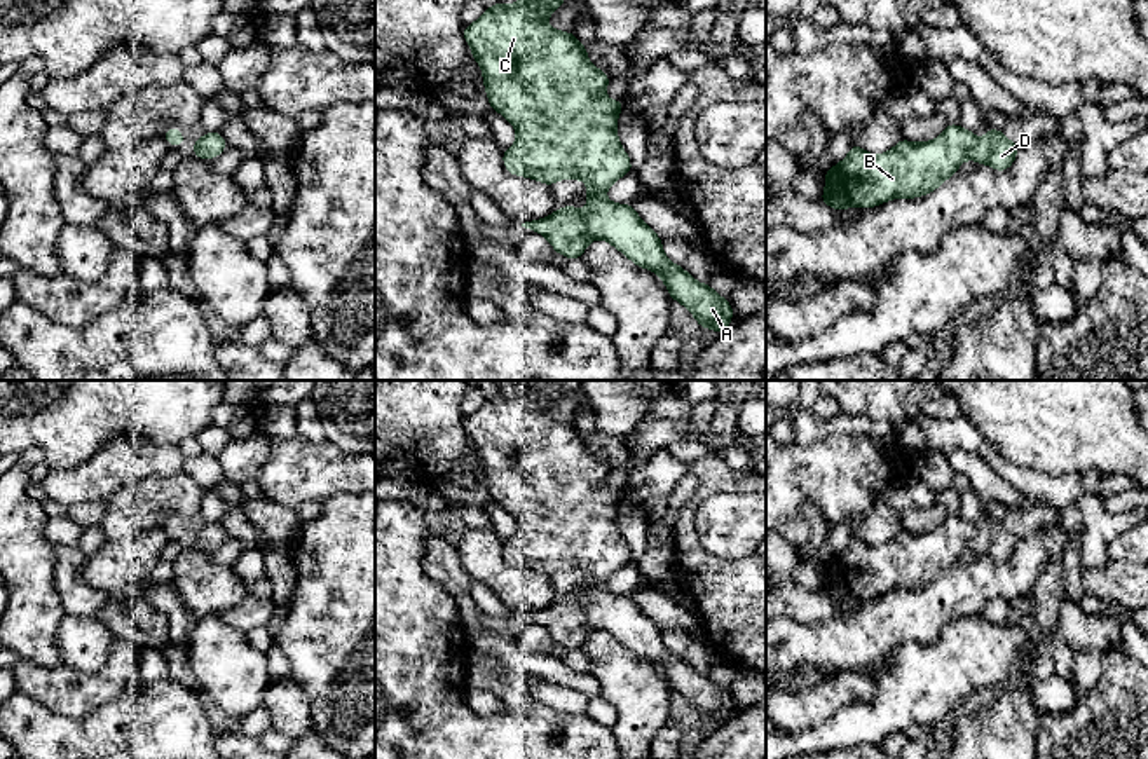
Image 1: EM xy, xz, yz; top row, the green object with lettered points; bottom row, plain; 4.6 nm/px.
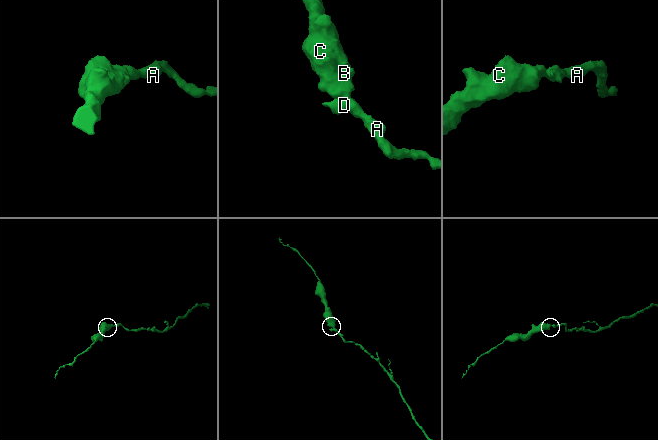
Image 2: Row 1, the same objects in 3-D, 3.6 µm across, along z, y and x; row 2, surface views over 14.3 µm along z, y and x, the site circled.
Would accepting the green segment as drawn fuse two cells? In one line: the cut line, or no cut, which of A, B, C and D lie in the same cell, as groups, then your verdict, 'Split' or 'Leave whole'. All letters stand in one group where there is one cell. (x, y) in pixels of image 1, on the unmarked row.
No split. Groups: A B C D. Leave whole

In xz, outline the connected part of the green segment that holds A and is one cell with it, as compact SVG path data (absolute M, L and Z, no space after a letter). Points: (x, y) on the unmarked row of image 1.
M520 380L520 384L522 387L515 396L499 391L495 398L487 398L473 415L462 421L464 431L482 459L490 499L506 508L516 522L513 537L502 544L504 558L515 567L532 569L550 578L565 569L586 572L590 578L583 586L591 590L583 602L571 595L555 600L548 609L529 611L522 618L543 625L551 633L555 644L567 649L581 649L593 630L611 633L632 654L656 663L666 675L672 691L680 693L696 708L700 719L708 717L717 724L724 724L731 715L731 694L717 686L710 675L698 674L682 656L672 654L663 644L661 628L635 604L632 595L616 595L605 588L605 581L632 562L630 548L616 523L618 506L625 499L625 494L605 489L611 469L588 452L588 441L576 426L546 415L553 401L569 393L569 389L553 380Z

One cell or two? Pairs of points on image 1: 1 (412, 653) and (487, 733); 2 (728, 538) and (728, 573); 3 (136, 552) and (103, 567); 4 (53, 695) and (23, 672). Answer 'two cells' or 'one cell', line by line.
1: one cell
2: two cells
3: one cell
4: one cell

